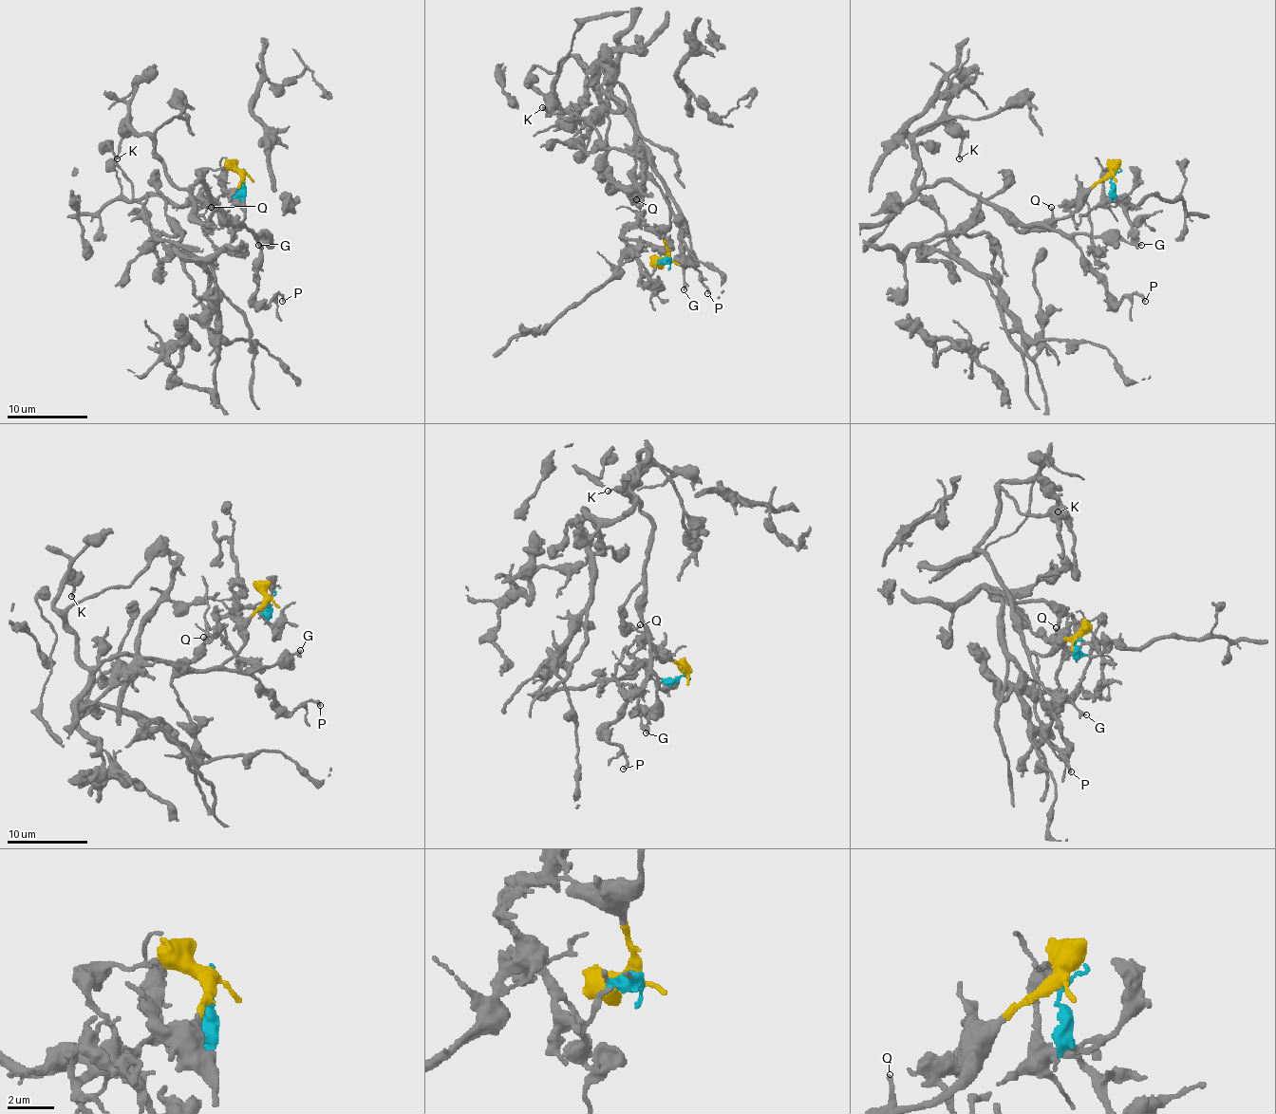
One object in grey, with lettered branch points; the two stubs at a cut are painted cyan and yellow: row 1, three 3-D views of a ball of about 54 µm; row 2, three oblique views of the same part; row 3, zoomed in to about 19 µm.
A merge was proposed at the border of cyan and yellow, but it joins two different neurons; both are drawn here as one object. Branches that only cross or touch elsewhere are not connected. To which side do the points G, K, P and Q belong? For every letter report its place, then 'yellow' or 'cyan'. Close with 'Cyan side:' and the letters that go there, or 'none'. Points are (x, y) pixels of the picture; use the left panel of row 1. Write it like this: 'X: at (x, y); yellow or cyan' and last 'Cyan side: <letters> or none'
G: at (258, 245); yellow
K: at (117, 158); yellow
P: at (282, 301); yellow
Q: at (211, 207); yellow
Cyan side: none

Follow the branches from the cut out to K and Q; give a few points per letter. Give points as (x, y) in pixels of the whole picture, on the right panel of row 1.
K: (1112, 174), (1065, 216), (1026, 225), (949, 182), (915, 188), (909, 134), (942, 123), (962, 139), (960, 157)
Q: (1112, 174), (1071, 213), (1049, 223), (1024, 225), (998, 209), (1019, 229), (1037, 229), (1051, 216), (1051, 207)

